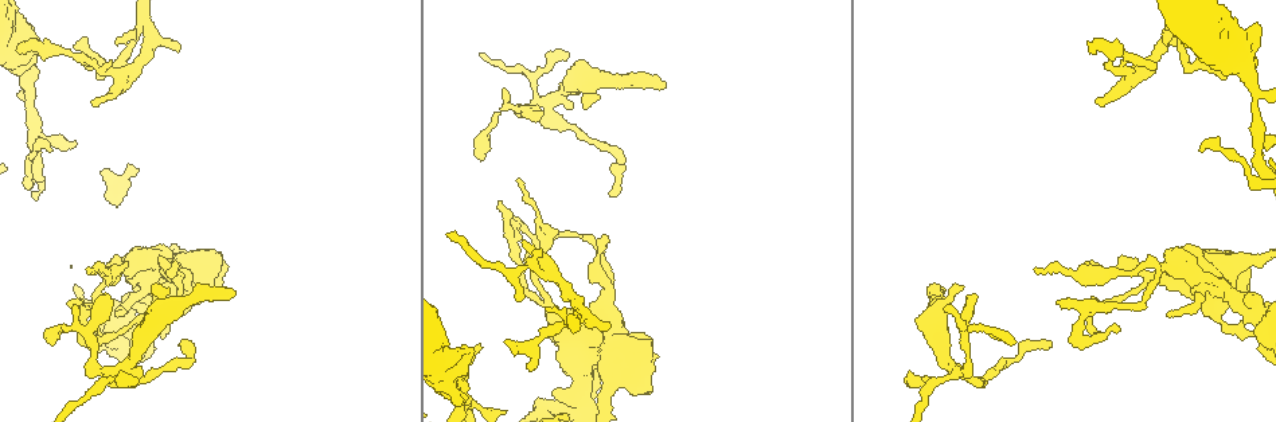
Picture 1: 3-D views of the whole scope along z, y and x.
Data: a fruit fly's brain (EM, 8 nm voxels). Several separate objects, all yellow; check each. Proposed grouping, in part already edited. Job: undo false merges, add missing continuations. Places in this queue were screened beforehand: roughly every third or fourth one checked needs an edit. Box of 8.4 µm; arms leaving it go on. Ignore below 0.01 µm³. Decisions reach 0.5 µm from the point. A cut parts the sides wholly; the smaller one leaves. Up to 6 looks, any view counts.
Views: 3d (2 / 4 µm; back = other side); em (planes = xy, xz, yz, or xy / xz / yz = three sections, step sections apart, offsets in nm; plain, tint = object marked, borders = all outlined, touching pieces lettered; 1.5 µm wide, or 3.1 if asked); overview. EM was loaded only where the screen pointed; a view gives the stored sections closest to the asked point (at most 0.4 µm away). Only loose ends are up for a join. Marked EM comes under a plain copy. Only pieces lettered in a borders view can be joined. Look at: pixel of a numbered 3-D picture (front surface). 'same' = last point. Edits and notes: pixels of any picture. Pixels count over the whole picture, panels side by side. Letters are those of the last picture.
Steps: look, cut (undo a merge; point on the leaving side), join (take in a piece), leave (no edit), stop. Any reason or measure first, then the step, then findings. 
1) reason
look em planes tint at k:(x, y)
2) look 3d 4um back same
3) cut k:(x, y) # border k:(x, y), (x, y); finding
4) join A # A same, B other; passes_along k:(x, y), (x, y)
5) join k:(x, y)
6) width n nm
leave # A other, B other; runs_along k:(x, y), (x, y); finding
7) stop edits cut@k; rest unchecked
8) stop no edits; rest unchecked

free end
look em xz step 8 tint at 1:(665, 84)

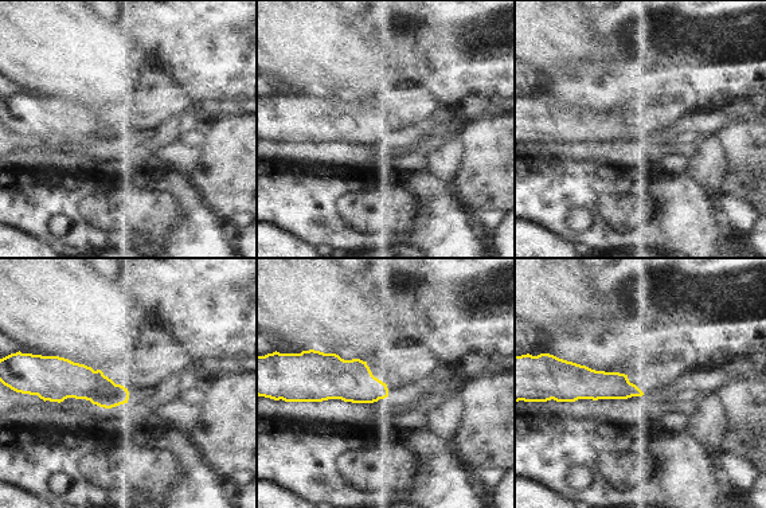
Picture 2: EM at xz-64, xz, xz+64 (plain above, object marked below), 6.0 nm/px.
another direction
look em planes borders same

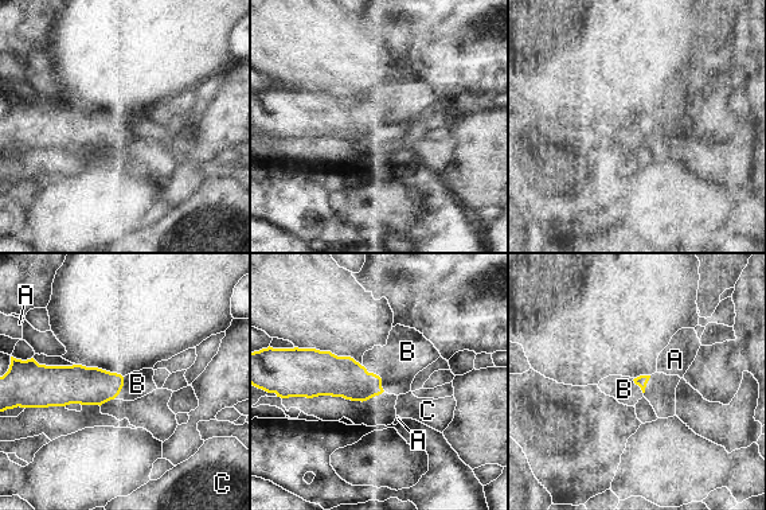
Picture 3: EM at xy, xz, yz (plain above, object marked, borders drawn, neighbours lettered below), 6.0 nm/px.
join B # A other, B same, C other; passes_along 3:(336, 376), (378, 376), (407, 351); the cell continues

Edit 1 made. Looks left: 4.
thin neck
look 3d 4um at 1:(148, 24)

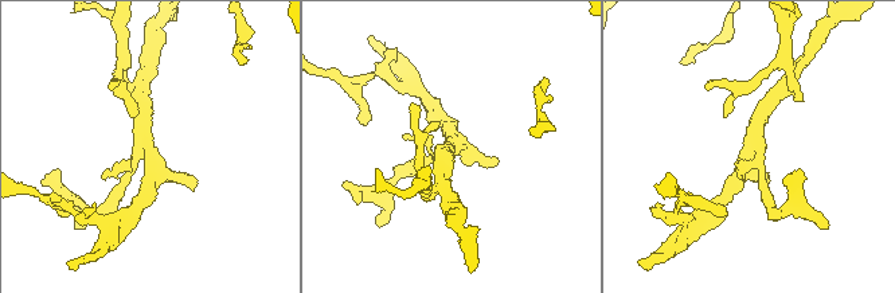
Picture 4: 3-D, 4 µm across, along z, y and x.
shape alone is not enough
look em xz step 4 tint at 4:(146, 152)

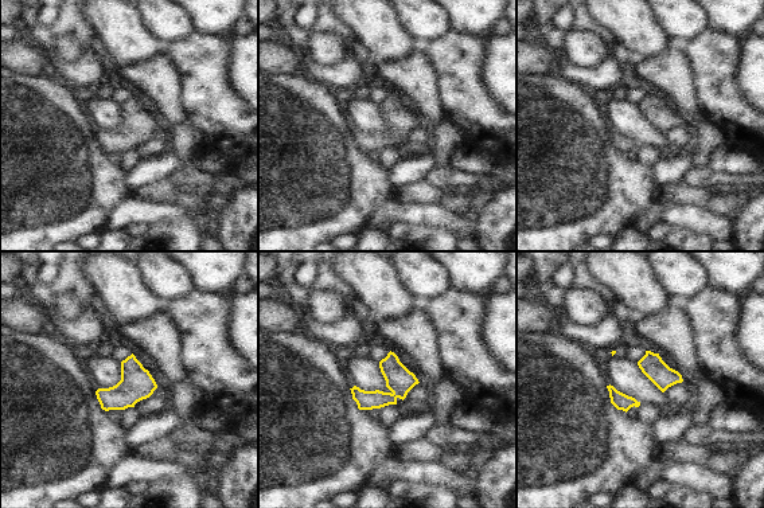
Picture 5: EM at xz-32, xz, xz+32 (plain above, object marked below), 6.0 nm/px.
another direction
look em planes borders same

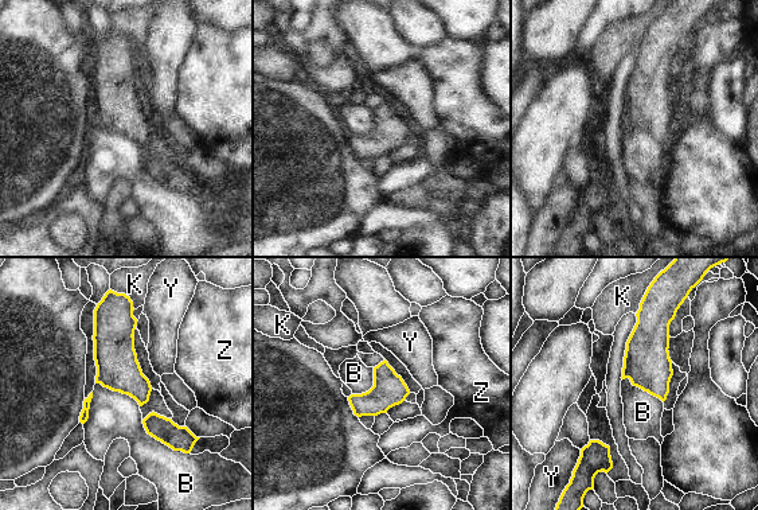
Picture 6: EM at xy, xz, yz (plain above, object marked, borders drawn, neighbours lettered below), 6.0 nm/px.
width 200 nm
leave # B other, K other, Y other, Z other; border 6:(141, 420), (148, 433), (188, 454); all the same cell

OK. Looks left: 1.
stop edits join@3; rest unchecked

